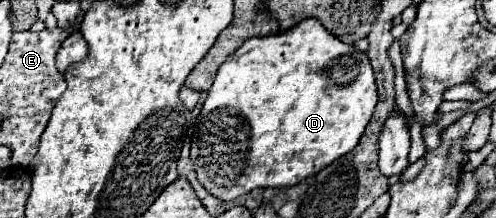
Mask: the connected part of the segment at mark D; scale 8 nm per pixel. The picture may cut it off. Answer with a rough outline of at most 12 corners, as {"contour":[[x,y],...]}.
{"contour":[[307,18],[221,64],[191,146],[225,202],[351,152],[367,54]]}

